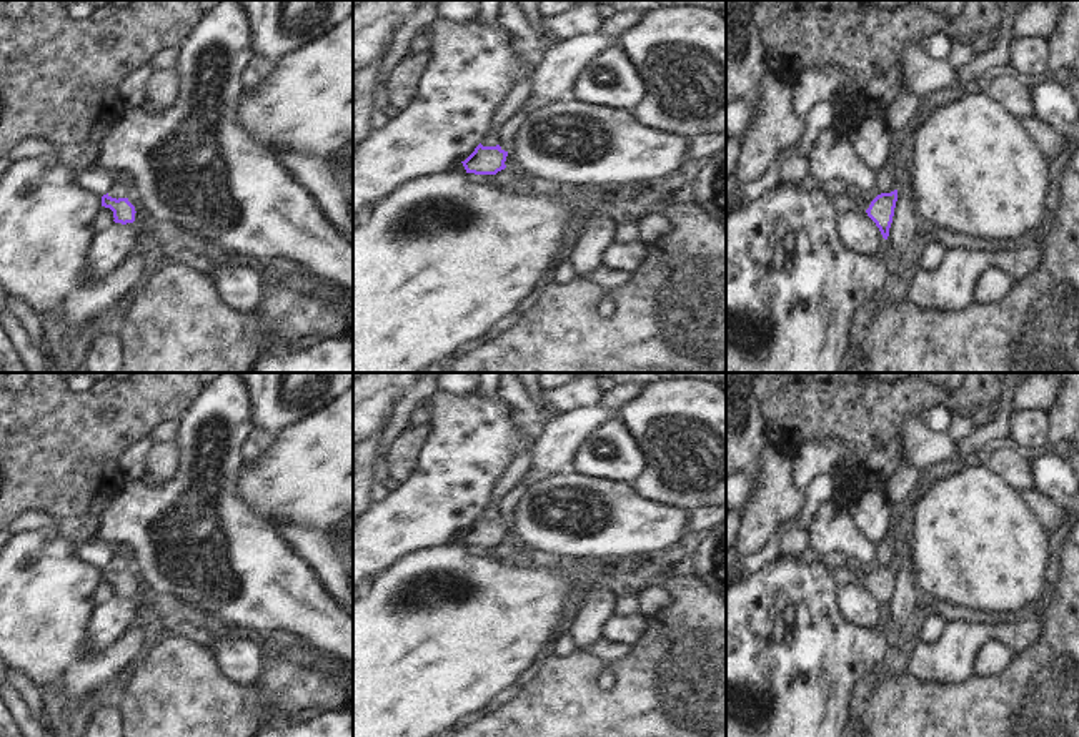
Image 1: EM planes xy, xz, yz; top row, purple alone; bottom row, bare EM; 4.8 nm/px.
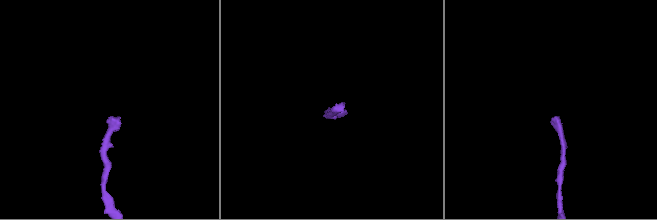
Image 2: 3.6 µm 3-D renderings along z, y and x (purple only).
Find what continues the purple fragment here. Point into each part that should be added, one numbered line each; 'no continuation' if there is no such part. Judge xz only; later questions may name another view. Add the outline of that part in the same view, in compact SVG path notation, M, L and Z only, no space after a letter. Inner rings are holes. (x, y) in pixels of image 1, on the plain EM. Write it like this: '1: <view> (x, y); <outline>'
1: xz (508, 503); M520 481L498 504L498 512L501 522L508 524L510 517L523 497L525 491L528 489L528 484L525 481Z

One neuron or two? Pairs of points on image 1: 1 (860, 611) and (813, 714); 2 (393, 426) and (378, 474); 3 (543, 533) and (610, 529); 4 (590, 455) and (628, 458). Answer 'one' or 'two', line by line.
1: two
2: one
3: one
4: one

